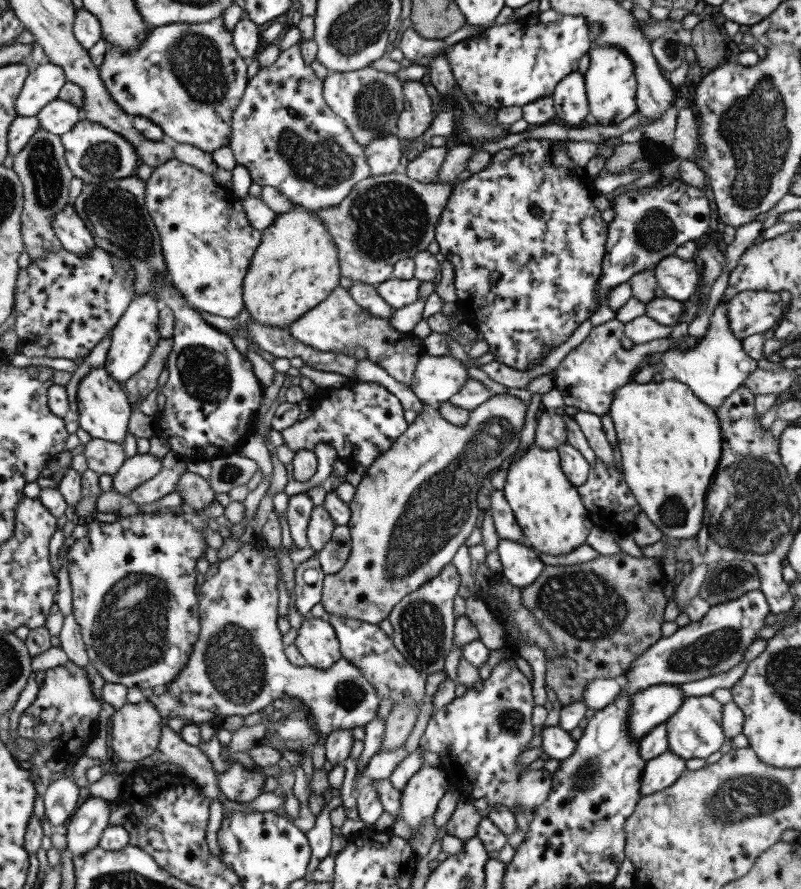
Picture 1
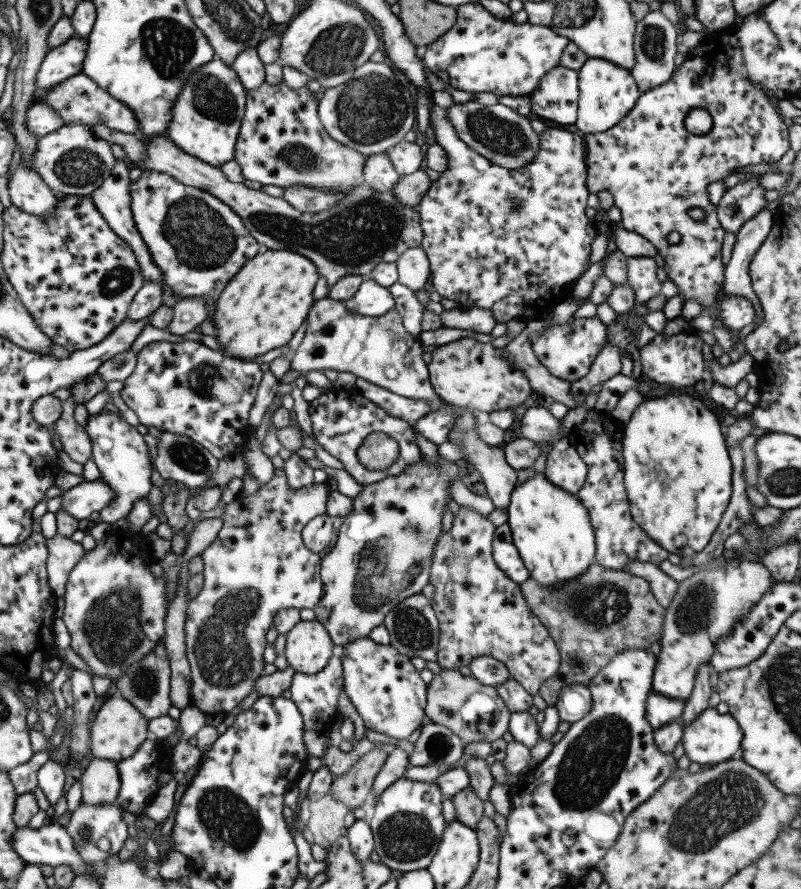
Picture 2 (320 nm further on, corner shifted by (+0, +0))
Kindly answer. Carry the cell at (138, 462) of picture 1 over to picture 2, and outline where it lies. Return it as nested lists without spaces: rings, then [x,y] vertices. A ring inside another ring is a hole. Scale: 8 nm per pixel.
[[[83,480],[62,492],[58,510],[68,512],[81,520],[87,518],[91,512],[99,512],[103,508],[108,508],[113,497],[114,492],[103,481]]]

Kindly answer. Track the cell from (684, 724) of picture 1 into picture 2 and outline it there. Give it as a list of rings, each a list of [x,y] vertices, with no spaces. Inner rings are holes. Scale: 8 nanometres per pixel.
[[[711,706],[695,716],[689,724],[683,724],[680,741],[684,754],[690,762],[697,764],[719,764],[738,756],[742,732],[736,720],[730,714],[717,714]]]

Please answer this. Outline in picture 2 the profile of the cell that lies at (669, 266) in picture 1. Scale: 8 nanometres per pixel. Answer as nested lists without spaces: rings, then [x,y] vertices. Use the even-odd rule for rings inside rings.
[[[626,257],[626,283],[632,288],[635,303],[645,303],[658,294],[662,280],[651,257]]]

